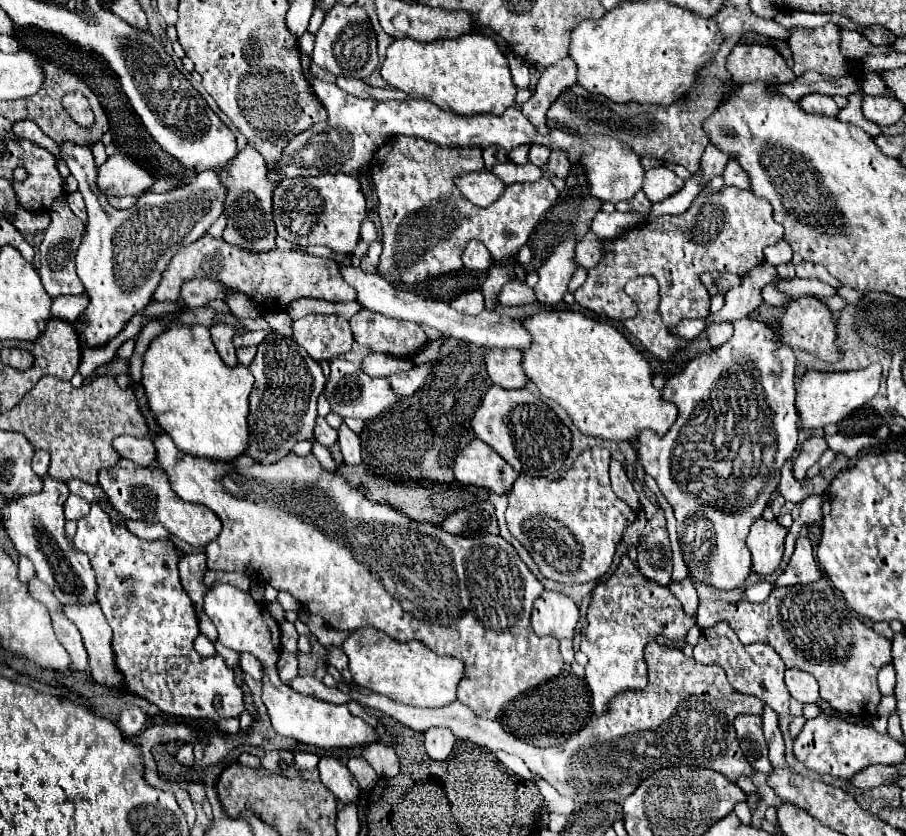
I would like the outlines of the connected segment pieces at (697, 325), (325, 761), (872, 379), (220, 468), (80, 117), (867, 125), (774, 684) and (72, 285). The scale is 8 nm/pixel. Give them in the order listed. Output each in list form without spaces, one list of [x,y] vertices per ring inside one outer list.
[[[697,318],[697,320],[685,320],[681,322],[681,326],[677,326],[677,330],[673,330],[673,334],[683,336],[683,338],[697,338],[705,328],[707,328],[707,320],[709,318]]]
[[[323,756],[319,760],[319,774],[321,774],[321,782],[345,804],[353,802],[359,794],[359,784],[353,778],[353,774],[349,774],[349,768],[345,764],[341,764],[341,760],[333,758],[333,756]]]
[[[873,364],[855,372],[805,372],[799,378],[797,388],[797,410],[801,416],[803,428],[823,428],[827,424],[835,424],[849,416],[853,410],[861,408],[869,402],[879,390],[881,366]]]
[[[165,432],[155,436],[155,446],[157,446],[157,462],[167,472],[173,492],[187,502],[195,502],[195,504],[203,504],[203,506],[211,508],[219,516],[219,520],[223,522],[223,532],[213,542],[209,542],[205,546],[205,556],[207,556],[207,568],[209,570],[235,572],[235,570],[243,570],[243,568],[253,568],[257,574],[261,574],[267,580],[267,584],[271,584],[277,590],[287,590],[289,594],[293,594],[311,614],[319,614],[325,620],[325,624],[329,624],[333,630],[339,630],[339,632],[349,630],[351,632],[351,630],[357,630],[357,628],[371,626],[371,628],[377,628],[377,630],[385,632],[393,640],[399,640],[399,642],[419,640],[439,656],[449,656],[449,658],[461,660],[463,666],[465,666],[465,676],[463,676],[463,682],[457,686],[459,704],[469,706],[479,718],[499,720],[499,716],[505,712],[505,704],[509,700],[513,700],[513,702],[519,700],[517,710],[537,710],[537,716],[535,718],[531,716],[531,744],[535,744],[535,746],[555,746],[555,744],[565,742],[571,734],[575,734],[577,730],[581,730],[587,724],[587,716],[589,718],[593,716],[589,696],[571,696],[571,694],[587,694],[585,690],[579,690],[579,686],[587,686],[587,684],[585,682],[581,684],[581,680],[577,676],[571,676],[563,670],[563,658],[559,654],[557,638],[552,636],[539,637],[531,628],[531,622],[529,622],[531,608],[533,608],[535,598],[543,592],[541,580],[525,566],[525,562],[519,558],[517,550],[507,540],[503,540],[501,536],[483,536],[481,540],[479,538],[469,538],[469,536],[455,536],[455,534],[445,532],[441,526],[411,520],[407,514],[403,514],[401,510],[397,510],[391,504],[381,504],[381,502],[365,498],[365,494],[361,490],[349,486],[349,482],[345,478],[335,476],[333,472],[321,468],[319,460],[313,454],[309,454],[309,456],[289,454],[273,466],[253,464],[249,468],[235,468],[235,466],[227,466],[227,464],[213,462],[213,460],[207,460],[207,458],[193,458],[191,454],[185,454],[181,450],[177,450],[173,440]]]
[[[67,94],[62,99],[63,108],[67,110],[67,114],[85,130],[89,130],[93,126],[93,112],[91,106],[87,102],[87,98],[83,94]]]
[[[855,92],[855,94],[851,94],[847,106],[845,106],[843,110],[839,110],[837,118],[839,118],[841,122],[847,122],[847,124],[855,124],[855,126],[859,126],[859,128],[865,130],[871,138],[875,138],[875,136],[881,134],[881,128],[879,128],[875,122],[871,122],[871,120],[865,118],[865,114],[863,114],[863,110],[861,110],[863,98],[865,98],[863,92]]]
[[[719,622],[713,628],[701,630],[701,638],[699,638],[697,646],[693,648],[693,658],[699,664],[717,664],[717,666],[721,666],[725,670],[727,678],[729,678],[729,684],[737,692],[757,696],[765,704],[769,704],[779,716],[789,716],[789,692],[787,692],[787,686],[783,682],[785,664],[781,662],[779,654],[775,654],[775,650],[769,644],[757,642],[757,644],[743,646],[739,642],[737,634],[729,628],[729,624]]]
[[[63,198],[61,202],[55,202],[53,212],[51,212],[51,224],[45,230],[43,242],[39,246],[39,252],[41,252],[39,276],[51,298],[61,296],[61,294],[83,294],[85,292],[83,282],[79,280],[79,276],[75,272],[75,254],[77,254],[77,246],[83,238],[83,232],[85,232],[83,222],[71,212],[67,200]]]

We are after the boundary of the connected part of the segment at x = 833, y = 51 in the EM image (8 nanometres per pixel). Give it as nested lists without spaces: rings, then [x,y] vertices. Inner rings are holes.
[[[831,22],[821,28],[791,28],[785,42],[793,52],[795,76],[809,70],[829,78],[843,78],[849,74],[859,76],[859,68],[841,54],[841,32],[839,26]]]

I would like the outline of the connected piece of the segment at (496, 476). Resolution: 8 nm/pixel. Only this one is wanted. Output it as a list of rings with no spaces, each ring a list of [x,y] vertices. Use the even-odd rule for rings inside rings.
[[[475,438],[455,458],[453,472],[457,482],[467,486],[483,486],[497,494],[505,494],[519,478],[519,472],[515,472],[489,444],[479,438]]]

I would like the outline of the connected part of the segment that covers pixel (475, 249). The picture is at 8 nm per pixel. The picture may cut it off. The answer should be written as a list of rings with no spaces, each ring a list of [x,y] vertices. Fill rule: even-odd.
[[[469,240],[463,246],[463,254],[461,254],[463,266],[469,270],[487,270],[491,264],[491,254],[485,248],[483,242],[479,240]]]

